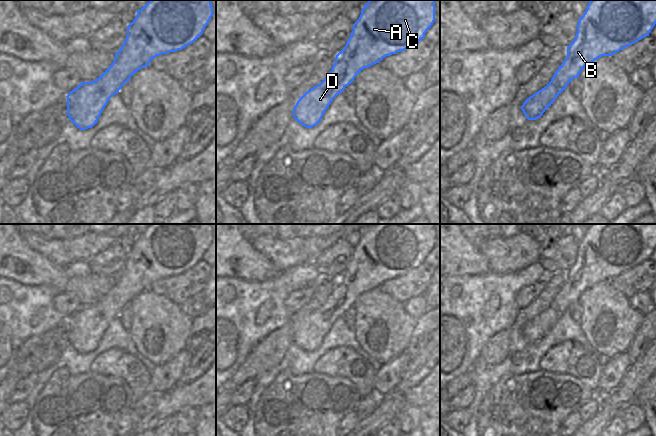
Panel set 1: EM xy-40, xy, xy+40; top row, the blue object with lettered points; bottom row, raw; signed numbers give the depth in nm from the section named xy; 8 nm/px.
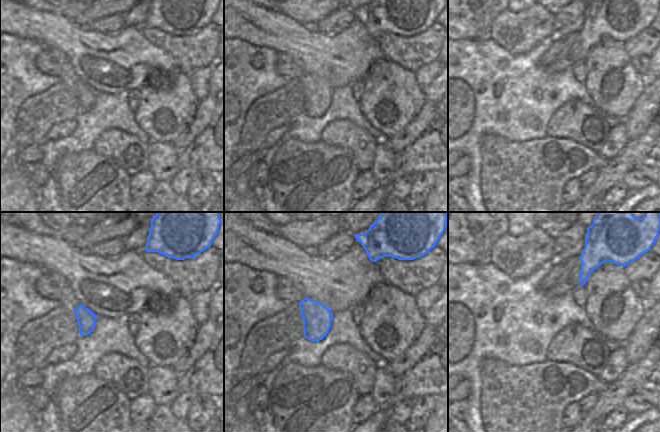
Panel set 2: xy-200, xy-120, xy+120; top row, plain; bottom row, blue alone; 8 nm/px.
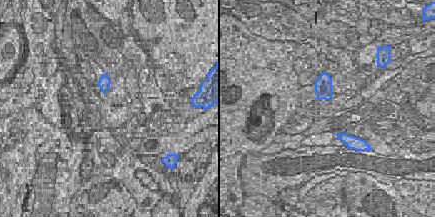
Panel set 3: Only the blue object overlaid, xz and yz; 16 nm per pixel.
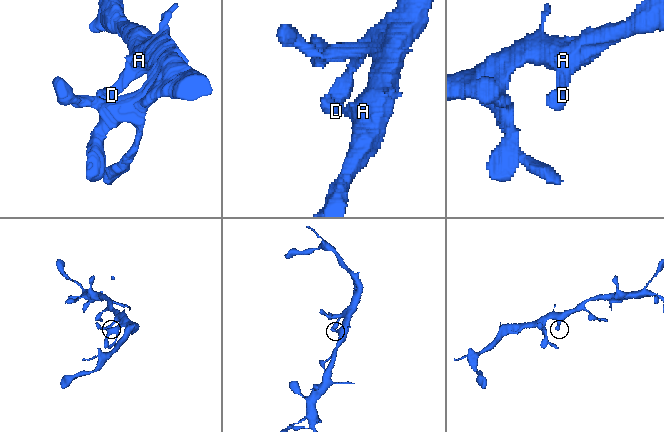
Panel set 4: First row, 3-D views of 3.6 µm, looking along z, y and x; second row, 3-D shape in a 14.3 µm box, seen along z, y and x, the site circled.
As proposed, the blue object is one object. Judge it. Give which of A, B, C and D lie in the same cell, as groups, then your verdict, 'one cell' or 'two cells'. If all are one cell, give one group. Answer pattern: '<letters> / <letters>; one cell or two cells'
A B C D; one cell

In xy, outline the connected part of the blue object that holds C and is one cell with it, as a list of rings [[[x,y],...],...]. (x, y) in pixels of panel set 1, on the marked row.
[[[369,0],[362,8],[359,19],[353,24],[353,31],[345,47],[336,55],[335,63],[325,79],[305,92],[293,108],[293,118],[302,126],[312,128],[322,119],[333,99],[351,84],[364,69],[379,63],[386,56],[402,52],[425,38],[425,33],[435,21],[435,0]]]

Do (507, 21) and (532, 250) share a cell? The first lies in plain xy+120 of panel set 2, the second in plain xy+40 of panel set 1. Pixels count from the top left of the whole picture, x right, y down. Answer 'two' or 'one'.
one

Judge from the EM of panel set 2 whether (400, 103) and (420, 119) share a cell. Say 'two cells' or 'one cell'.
two cells

